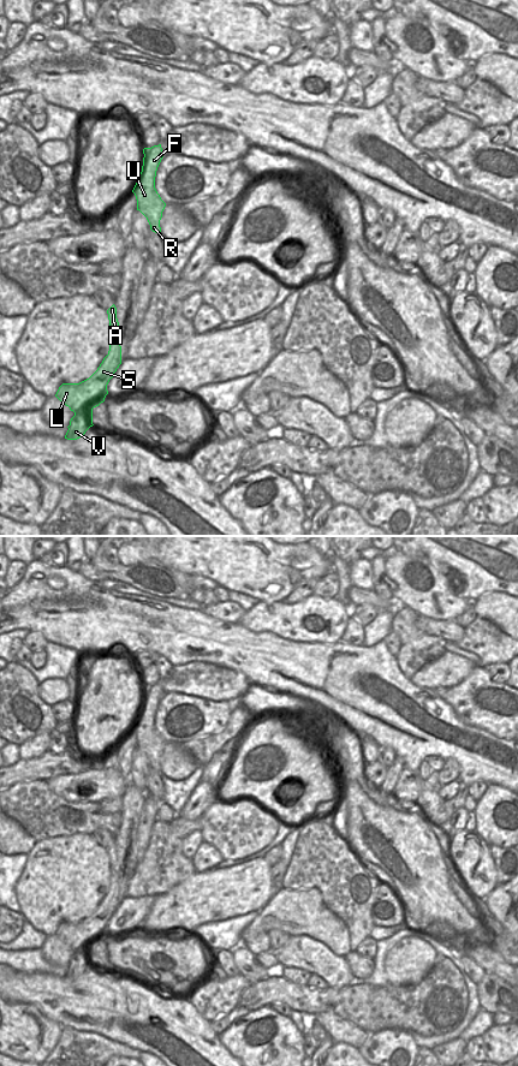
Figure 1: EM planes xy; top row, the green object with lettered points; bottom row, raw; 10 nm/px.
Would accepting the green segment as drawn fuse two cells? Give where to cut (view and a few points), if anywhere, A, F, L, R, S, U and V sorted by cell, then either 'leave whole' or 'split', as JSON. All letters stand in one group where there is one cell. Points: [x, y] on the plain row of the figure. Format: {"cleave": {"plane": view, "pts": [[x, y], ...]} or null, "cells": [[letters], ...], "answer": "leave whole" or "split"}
{"cleave": {"plane": "xy", "pts": [[91, 946], [84, 946], [75, 952]]}, "cells": [["A", "F", "L", "R", "S", "U"], ["V"]], "answer": "split"}

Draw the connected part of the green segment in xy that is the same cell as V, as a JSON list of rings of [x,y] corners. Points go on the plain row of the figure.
[[[85,946],[79,951],[76,951],[71,957],[65,977],[77,978],[83,975],[85,970],[93,964],[93,947]]]

